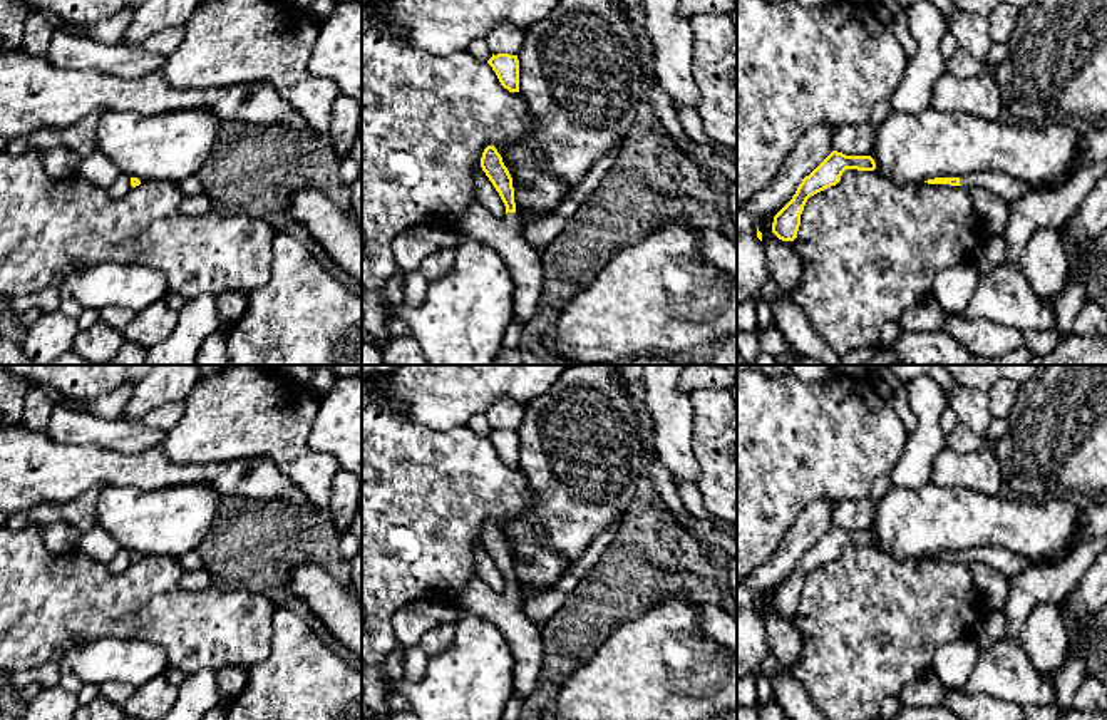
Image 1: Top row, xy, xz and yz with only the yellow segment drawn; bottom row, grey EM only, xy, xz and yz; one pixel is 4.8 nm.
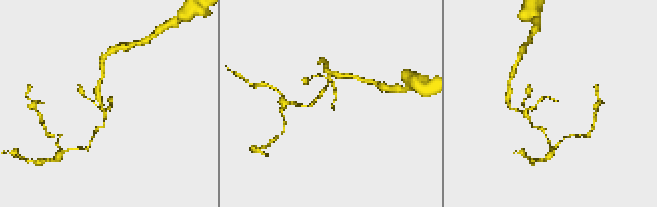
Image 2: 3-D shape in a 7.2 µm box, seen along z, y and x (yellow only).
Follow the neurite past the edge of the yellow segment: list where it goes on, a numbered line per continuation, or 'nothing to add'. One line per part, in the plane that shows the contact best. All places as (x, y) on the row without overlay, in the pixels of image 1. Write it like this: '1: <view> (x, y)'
1: xz (504, 610)

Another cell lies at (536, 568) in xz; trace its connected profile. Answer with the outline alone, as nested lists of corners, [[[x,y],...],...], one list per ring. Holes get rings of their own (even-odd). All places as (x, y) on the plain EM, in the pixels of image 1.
[[[517,539],[512,551],[516,588],[524,599],[551,589],[566,573],[564,556],[531,539]]]

